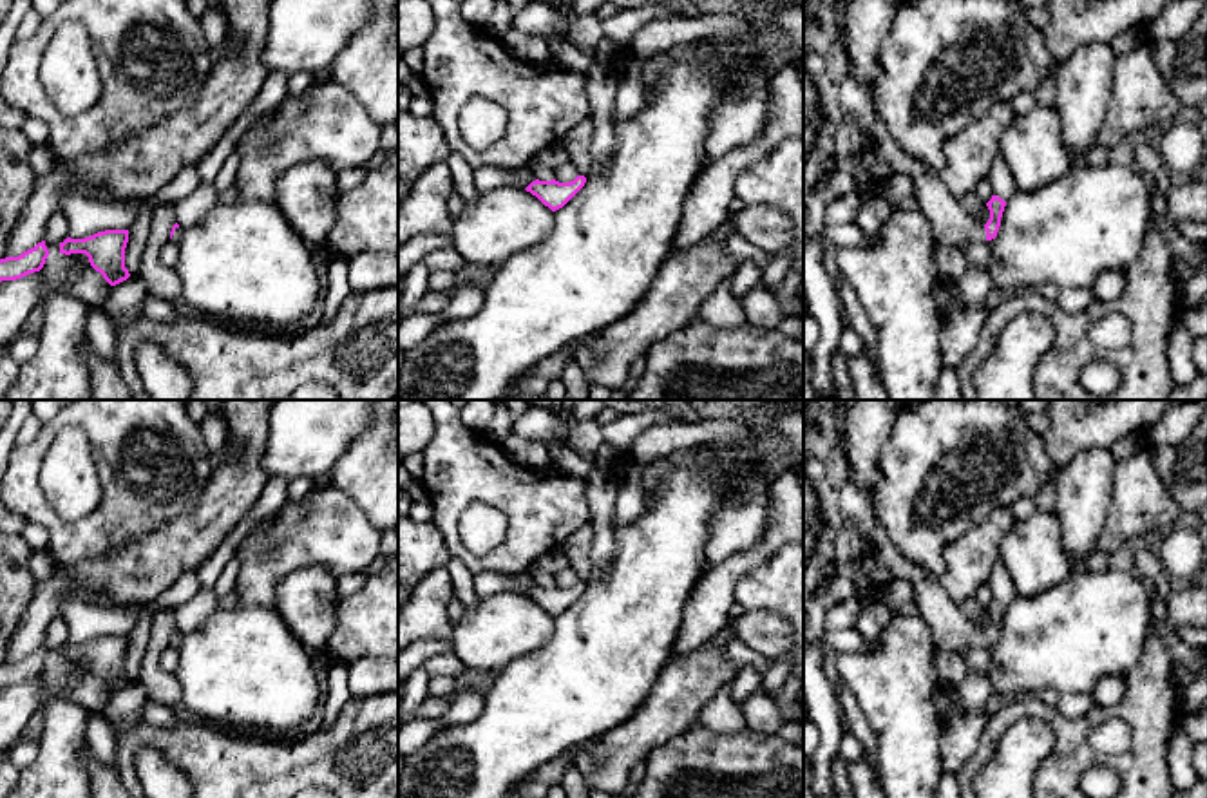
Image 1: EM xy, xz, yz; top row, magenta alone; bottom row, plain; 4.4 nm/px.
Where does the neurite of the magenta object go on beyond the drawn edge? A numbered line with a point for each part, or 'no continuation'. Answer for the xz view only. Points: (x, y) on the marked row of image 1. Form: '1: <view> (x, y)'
1: xz (578, 140)

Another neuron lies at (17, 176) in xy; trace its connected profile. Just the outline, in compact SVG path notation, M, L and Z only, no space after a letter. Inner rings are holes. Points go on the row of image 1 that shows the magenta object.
M0 125L0 259L9 255L9 233L34 192L31 150L20 128Z

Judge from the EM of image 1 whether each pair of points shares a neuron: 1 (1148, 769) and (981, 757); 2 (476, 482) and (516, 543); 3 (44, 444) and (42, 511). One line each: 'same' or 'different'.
1: same
2: same
3: same

